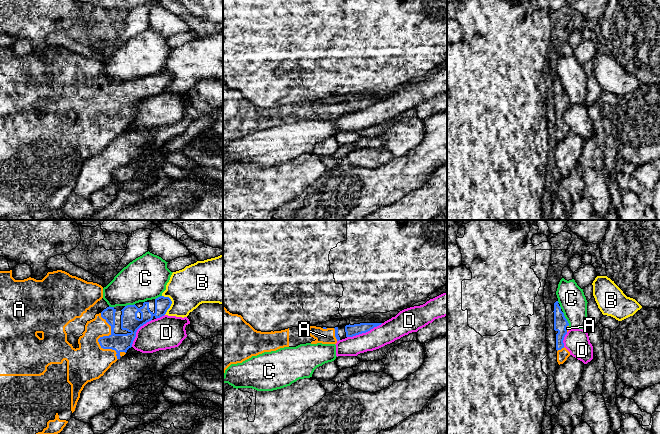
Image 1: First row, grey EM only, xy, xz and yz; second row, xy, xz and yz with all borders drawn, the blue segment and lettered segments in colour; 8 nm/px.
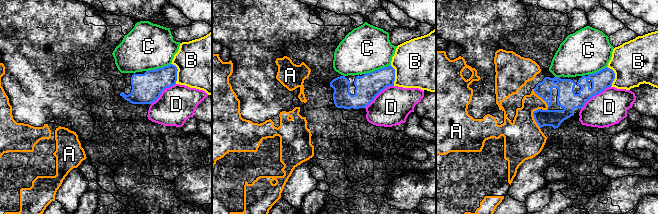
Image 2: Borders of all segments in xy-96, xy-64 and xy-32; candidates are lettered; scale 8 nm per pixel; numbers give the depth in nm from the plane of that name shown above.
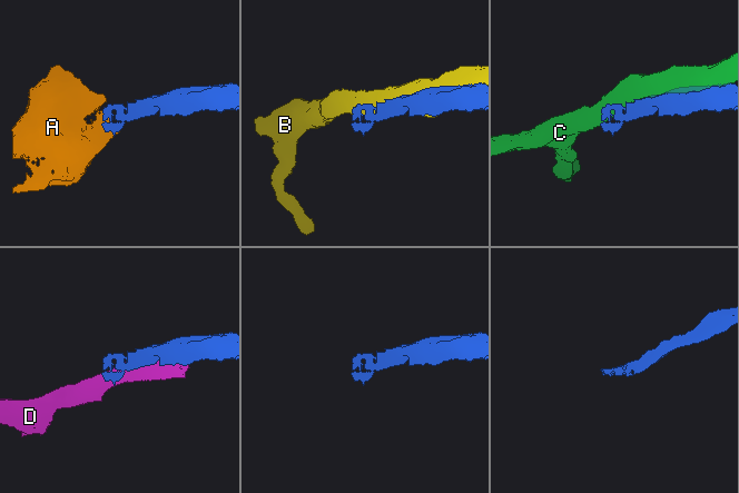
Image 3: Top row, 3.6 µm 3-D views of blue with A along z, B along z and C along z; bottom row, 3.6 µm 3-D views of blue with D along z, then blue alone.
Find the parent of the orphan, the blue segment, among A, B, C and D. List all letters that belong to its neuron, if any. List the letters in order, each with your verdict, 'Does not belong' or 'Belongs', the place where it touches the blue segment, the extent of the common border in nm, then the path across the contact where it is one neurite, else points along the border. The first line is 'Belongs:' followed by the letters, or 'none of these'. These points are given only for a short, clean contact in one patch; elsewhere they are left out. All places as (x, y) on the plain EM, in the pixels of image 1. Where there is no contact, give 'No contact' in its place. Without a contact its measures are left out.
Belongs: A
A: Belongs. Touches blue at xy (99, 114). Shared border 400 nm. Path across: xy (119, 118), (103, 118), (99, 114), (98, 126), (89, 138)
B: Does not belong. Touches blue at xy (171, 79). Shared border 160 nm
C: Does not belong. Touches blue at yz (566, 95). Shared border 130 nm
D: Does not belong. Touches blue at xz (364, 108). Shared border 300 nm

